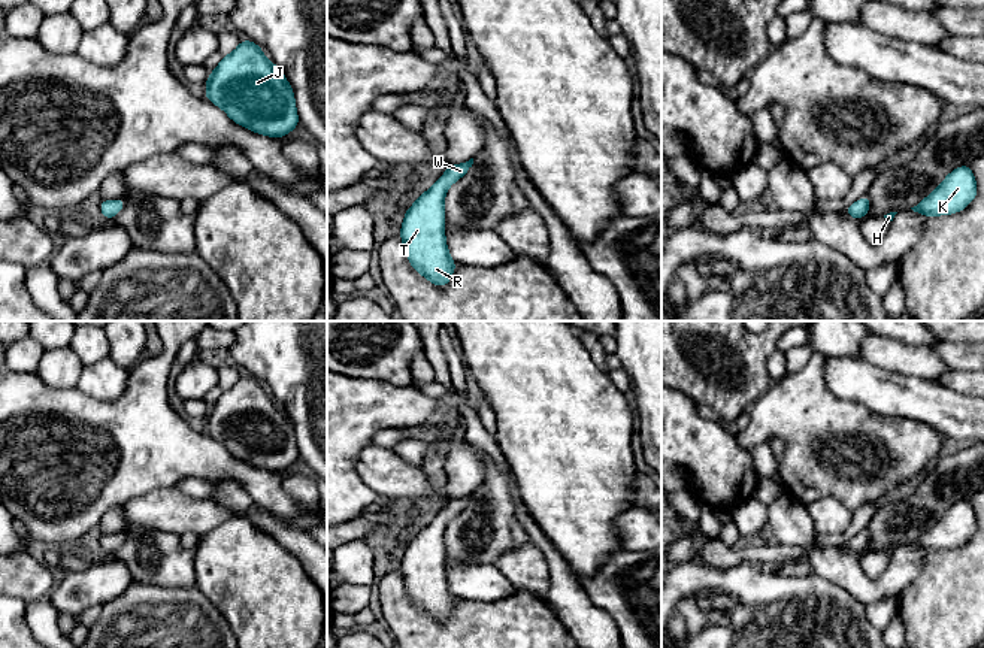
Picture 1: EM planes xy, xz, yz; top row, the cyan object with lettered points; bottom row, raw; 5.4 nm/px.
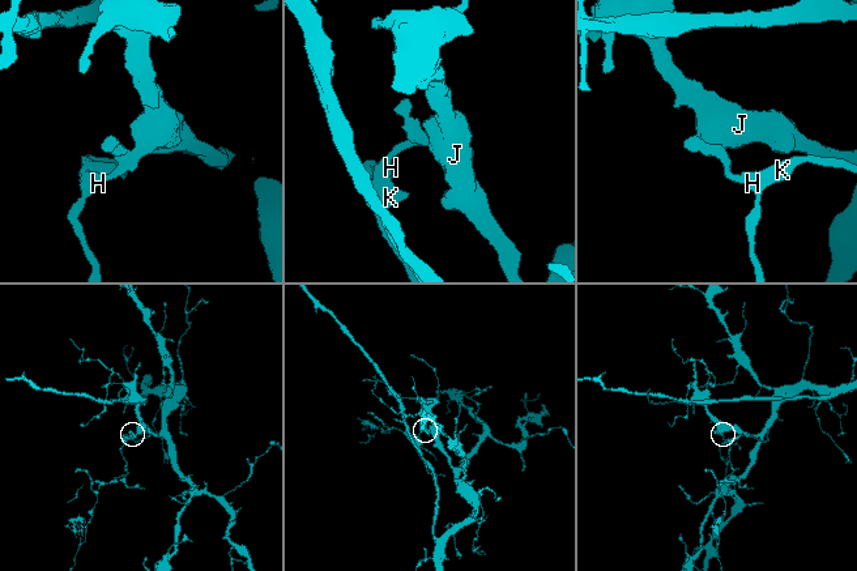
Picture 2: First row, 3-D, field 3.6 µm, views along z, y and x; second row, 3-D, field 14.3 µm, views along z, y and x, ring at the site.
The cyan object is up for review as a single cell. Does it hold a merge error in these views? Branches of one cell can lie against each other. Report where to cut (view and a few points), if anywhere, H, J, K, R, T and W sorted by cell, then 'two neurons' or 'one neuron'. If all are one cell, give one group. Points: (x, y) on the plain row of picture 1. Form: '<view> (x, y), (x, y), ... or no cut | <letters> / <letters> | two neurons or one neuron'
no cut | H J K R T W | one neuron

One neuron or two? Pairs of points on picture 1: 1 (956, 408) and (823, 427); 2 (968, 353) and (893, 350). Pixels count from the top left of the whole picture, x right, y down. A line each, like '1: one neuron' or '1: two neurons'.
1: two neurons
2: one neuron

